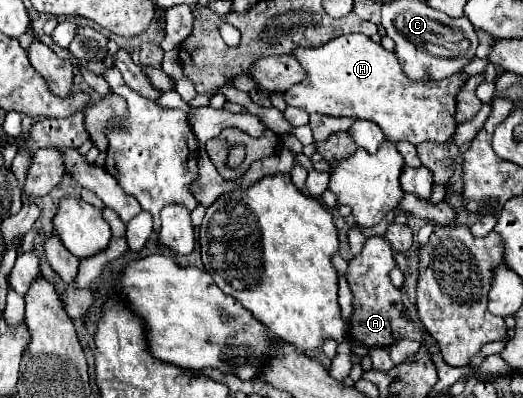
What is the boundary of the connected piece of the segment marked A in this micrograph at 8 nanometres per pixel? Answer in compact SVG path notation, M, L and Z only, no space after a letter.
M369 237L363 251L349 261L347 281L353 291L353 317L349 323L349 339L361 343L365 347L389 347L401 337L409 337L415 341L425 341L417 325L403 317L401 305L401 289L395 289L389 281L389 271L395 267L393 249L383 237Z

